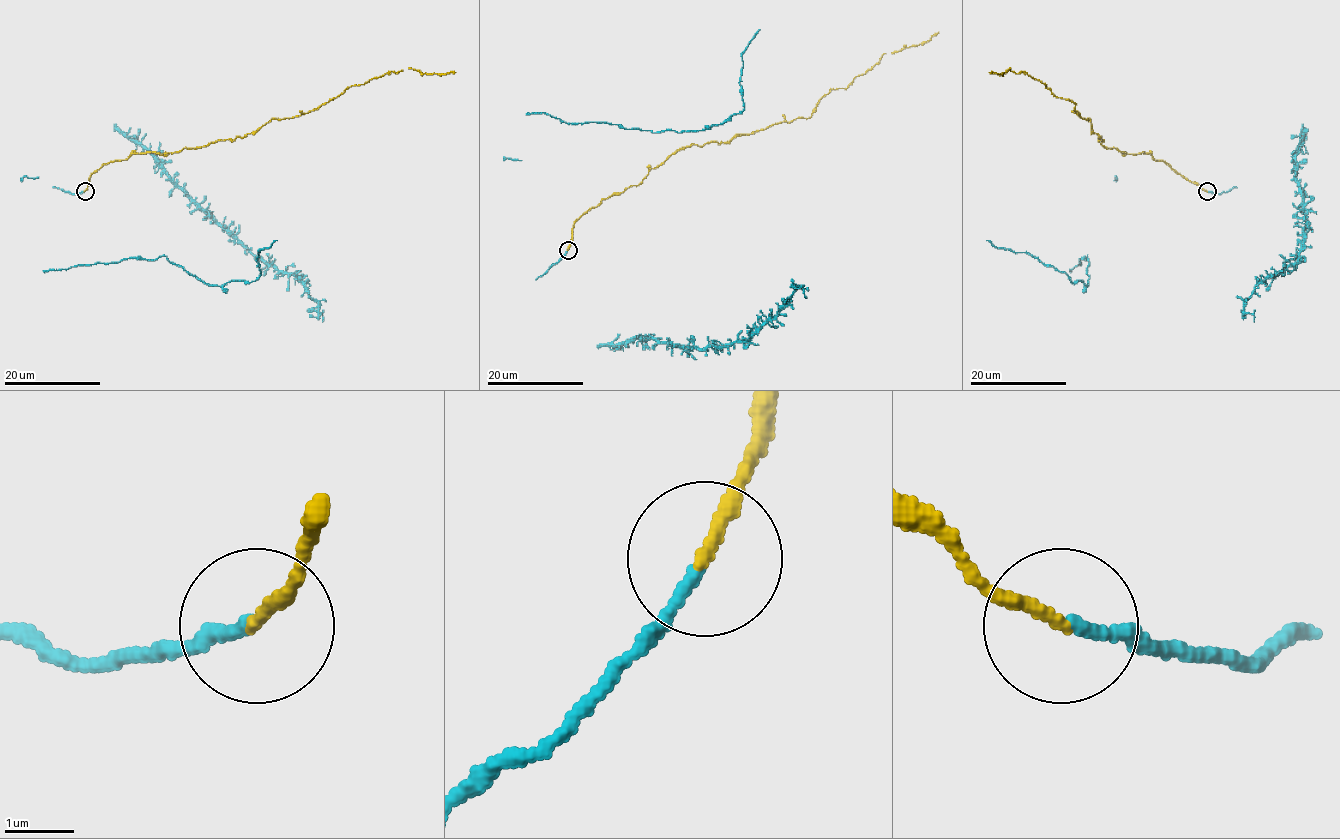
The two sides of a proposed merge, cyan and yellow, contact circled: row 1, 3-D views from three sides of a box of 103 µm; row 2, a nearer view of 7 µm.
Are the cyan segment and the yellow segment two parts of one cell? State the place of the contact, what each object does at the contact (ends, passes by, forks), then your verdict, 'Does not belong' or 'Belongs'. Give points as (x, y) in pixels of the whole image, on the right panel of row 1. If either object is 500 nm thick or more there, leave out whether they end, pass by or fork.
Place: (1207, 191). At the ring cyan ends. At the ring yellow ends. Belongs

